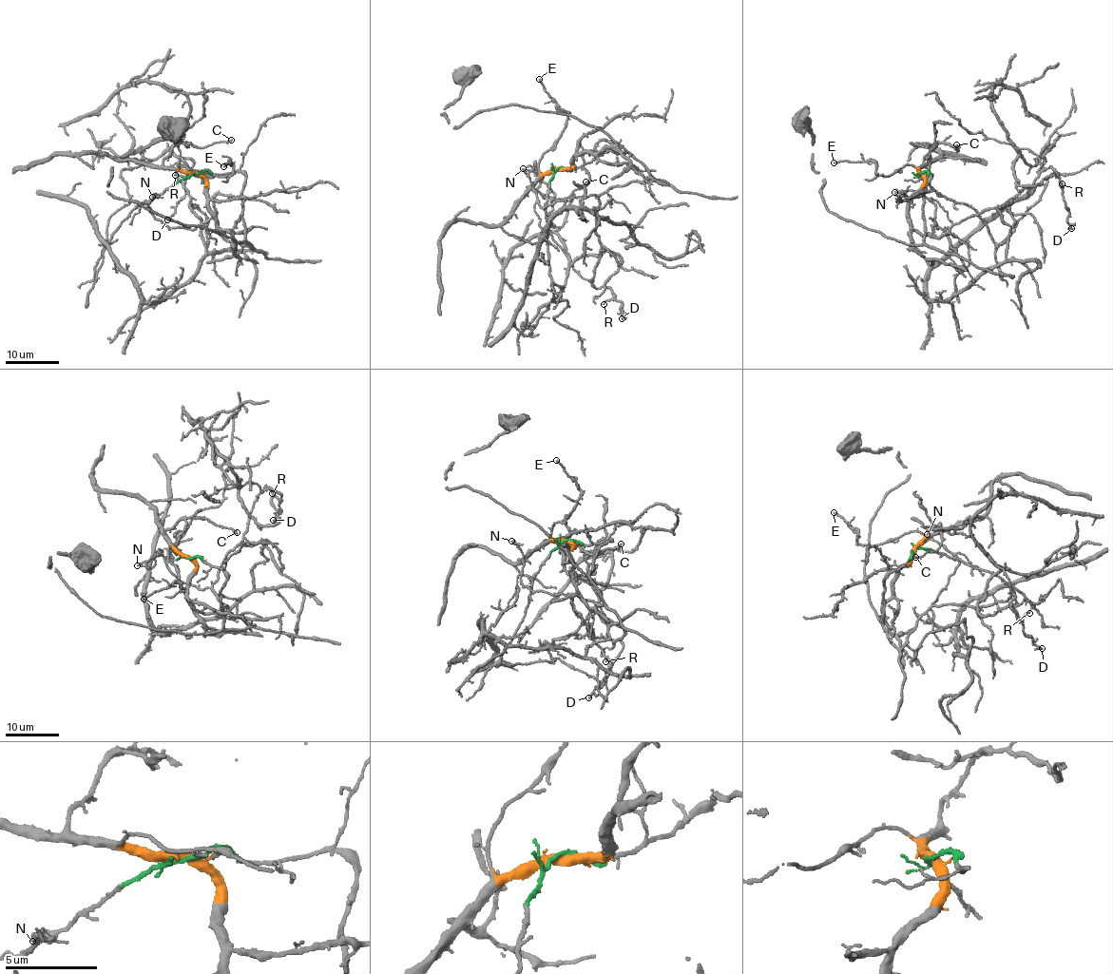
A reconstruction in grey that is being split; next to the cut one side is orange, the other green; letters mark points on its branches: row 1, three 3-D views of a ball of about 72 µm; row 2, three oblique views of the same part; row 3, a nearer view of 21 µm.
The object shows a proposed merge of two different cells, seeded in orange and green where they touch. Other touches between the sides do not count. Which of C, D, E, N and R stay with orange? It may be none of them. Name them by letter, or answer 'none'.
C, E

